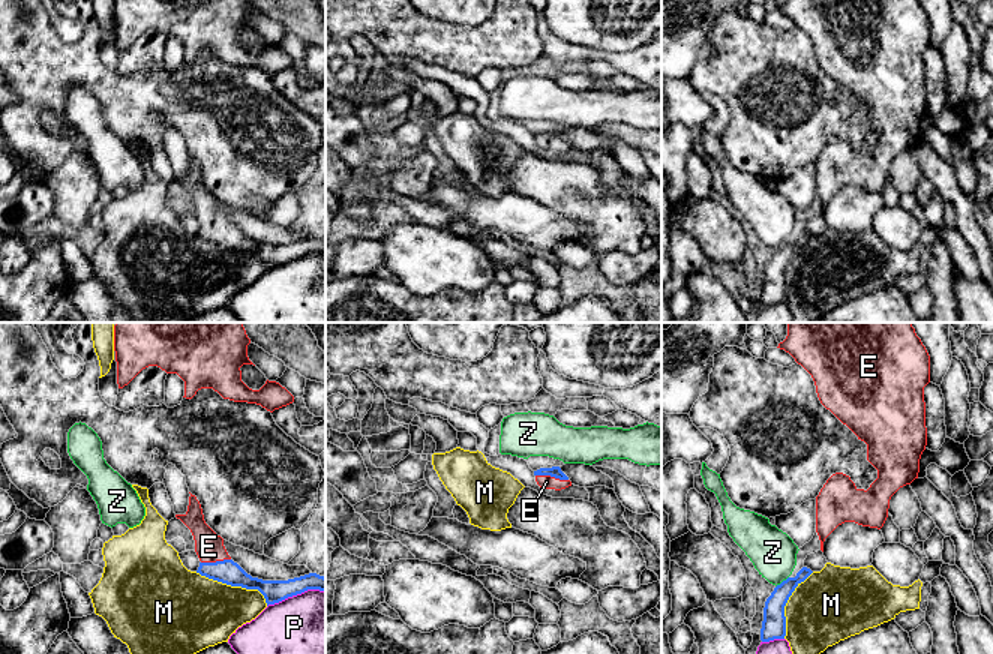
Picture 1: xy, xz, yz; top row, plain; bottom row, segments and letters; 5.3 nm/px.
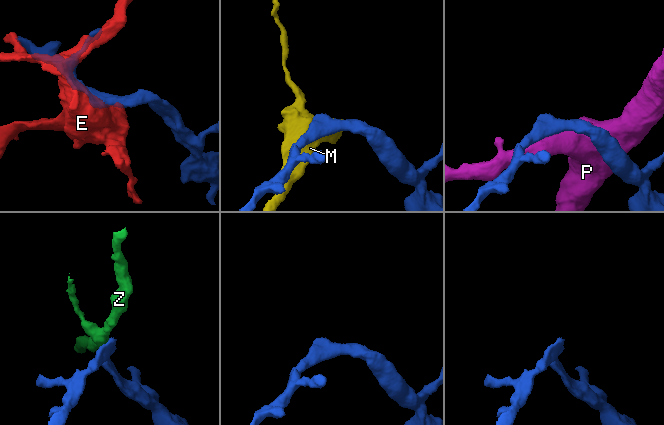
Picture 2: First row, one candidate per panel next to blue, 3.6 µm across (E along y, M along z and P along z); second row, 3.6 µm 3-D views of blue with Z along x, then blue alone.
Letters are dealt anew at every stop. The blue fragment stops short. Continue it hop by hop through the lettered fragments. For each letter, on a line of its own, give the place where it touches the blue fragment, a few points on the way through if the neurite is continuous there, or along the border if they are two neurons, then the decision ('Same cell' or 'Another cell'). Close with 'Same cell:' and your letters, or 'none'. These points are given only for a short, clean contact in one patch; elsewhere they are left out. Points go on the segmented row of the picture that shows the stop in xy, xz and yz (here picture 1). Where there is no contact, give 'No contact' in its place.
E: Touches blue at xz (552, 476). Path across: xz (555, 471), (552, 476), (546, 482). Same cell
M: Touches blue at xy (234, 585). Another cell
P: Touches blue at xy (296, 594). Another cell
Z: Touches blue at yz (783, 581). Another cell
Same cell: E

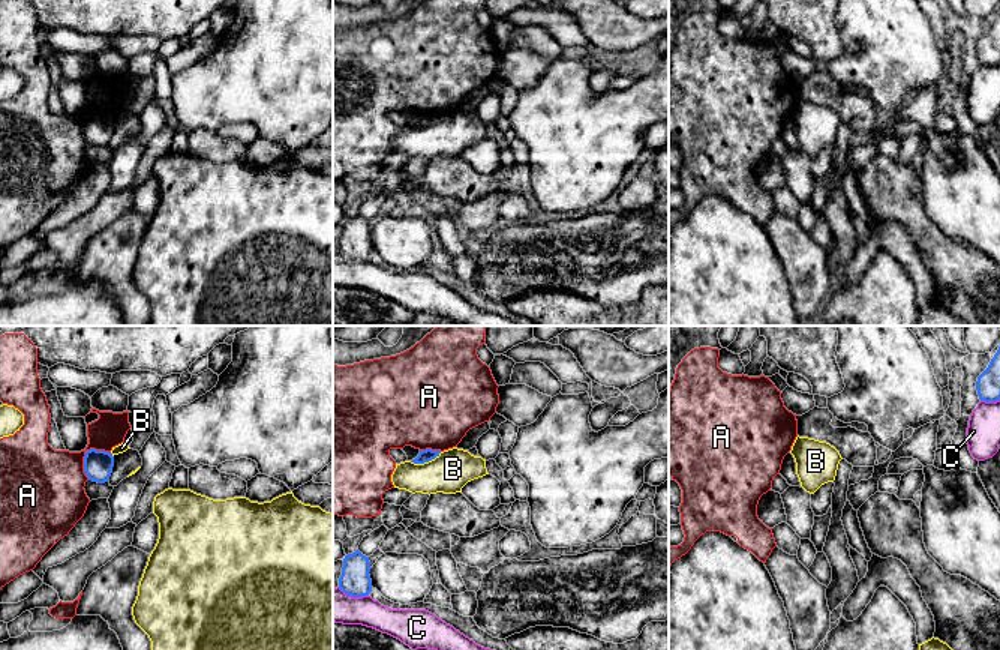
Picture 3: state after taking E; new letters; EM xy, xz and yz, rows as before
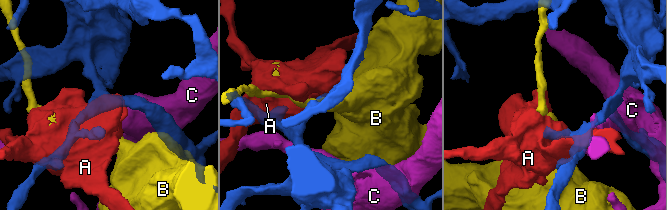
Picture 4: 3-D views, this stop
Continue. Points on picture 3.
A: Touches blue at xy (86, 455). Another cell
B: Touches blue at xz (425, 461). Boundary: xz (441, 452), (423, 463), (410, 461). Another cell
C: Touches blue at xz (353, 596). Another cell
Same cell: none

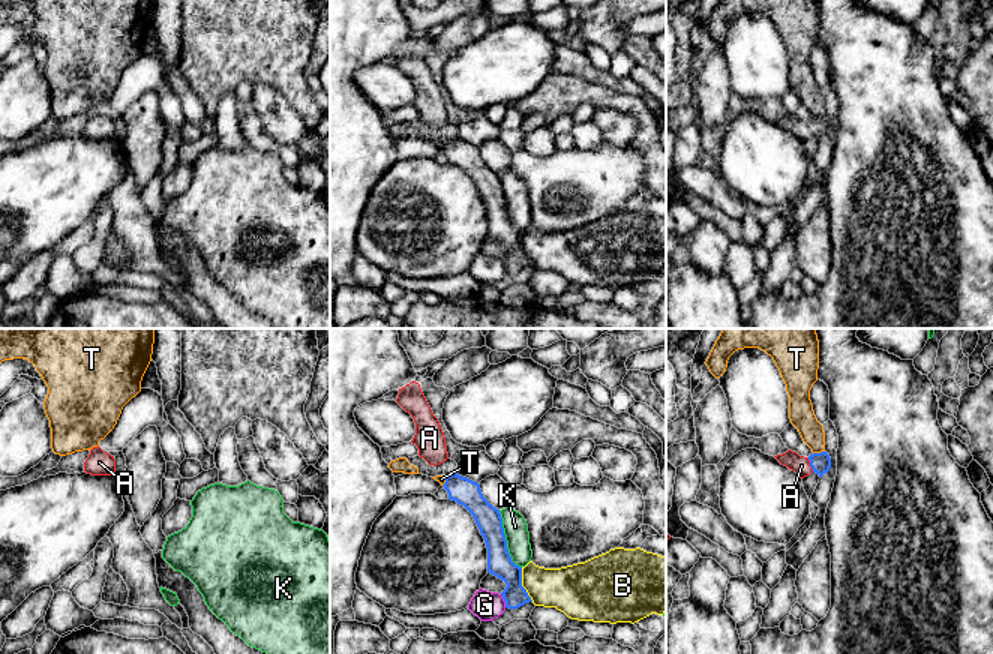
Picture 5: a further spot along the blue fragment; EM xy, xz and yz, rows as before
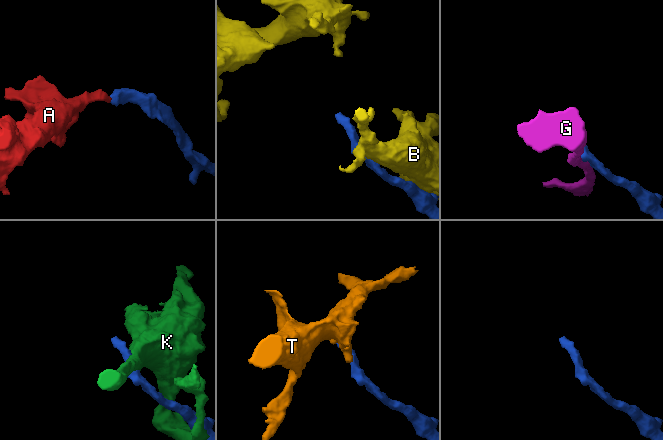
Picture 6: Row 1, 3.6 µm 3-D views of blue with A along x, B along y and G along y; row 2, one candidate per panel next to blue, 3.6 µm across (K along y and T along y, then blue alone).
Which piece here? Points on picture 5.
A: Touches blue at yz (810, 465). Path across: yz (821, 462), (810, 465), (801, 465). Same cell
B: Touches blue at xz (521, 584). Another cell
G: Touches blue at xz (504, 600). Another cell
K: Touches blue at xz (506, 540). Another cell
T: Touches blue at yz (818, 453). Boundary: yz (824, 450), (813, 453). Another cell
Same cell: A

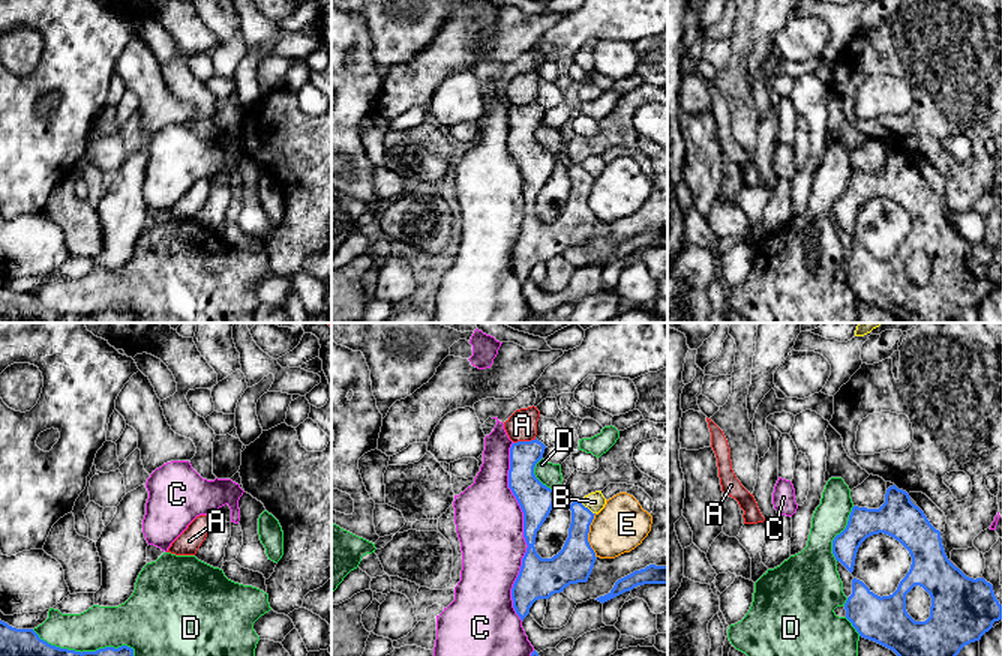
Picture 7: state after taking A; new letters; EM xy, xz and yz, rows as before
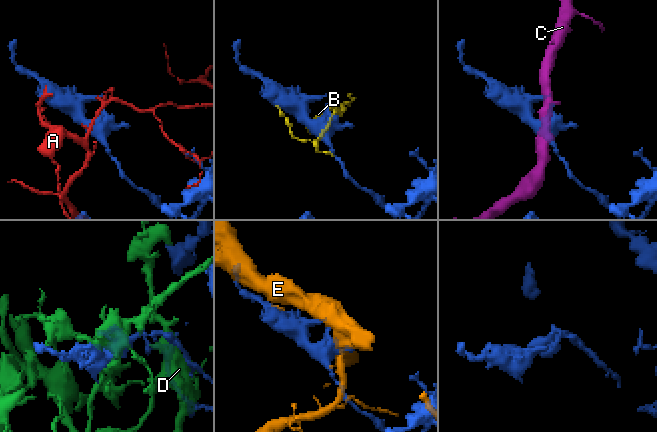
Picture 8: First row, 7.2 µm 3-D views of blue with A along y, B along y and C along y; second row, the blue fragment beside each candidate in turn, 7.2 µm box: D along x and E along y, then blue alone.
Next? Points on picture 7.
A: Touches blue at xz (524, 442). Another cell
B: Touches blue at xz (587, 508). Boundary: xz (579, 502), (594, 514). Another cell
C: Touches blue at xz (524, 532). Another cell
D: Touches blue at yz (840, 533). Another cell
E: Touches blue at xz (587, 536). Another cell
Same cell: none

